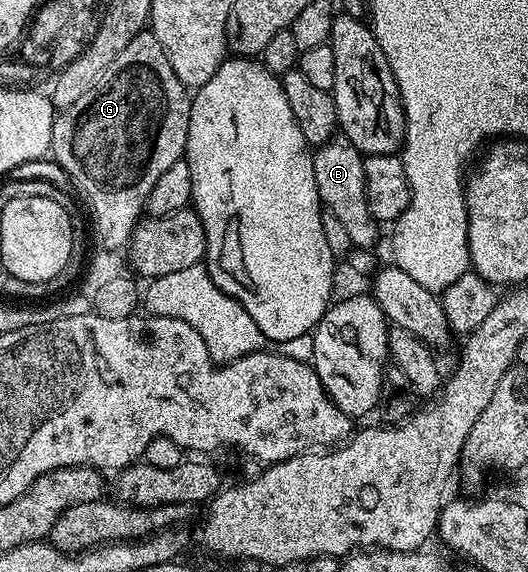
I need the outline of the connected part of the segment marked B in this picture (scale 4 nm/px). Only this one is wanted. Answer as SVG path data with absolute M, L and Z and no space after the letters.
M338 134L327 144L317 145L314 152L316 190L322 207L331 212L348 229L348 238L355 248L373 249L378 240L379 221L372 218L364 190L364 156L345 136Z

